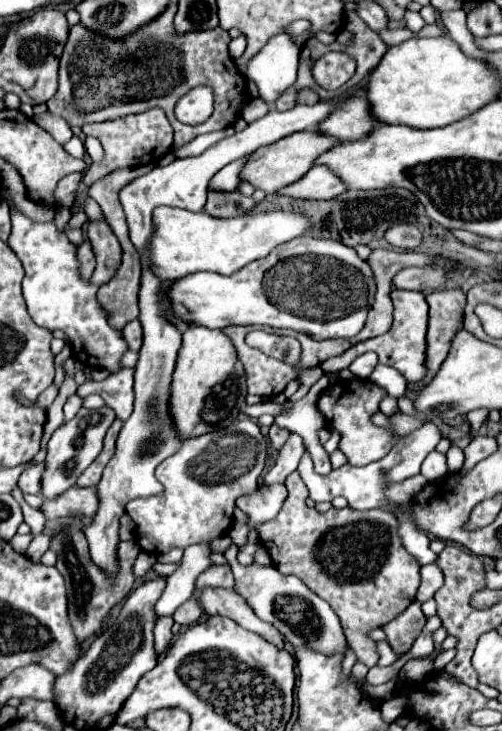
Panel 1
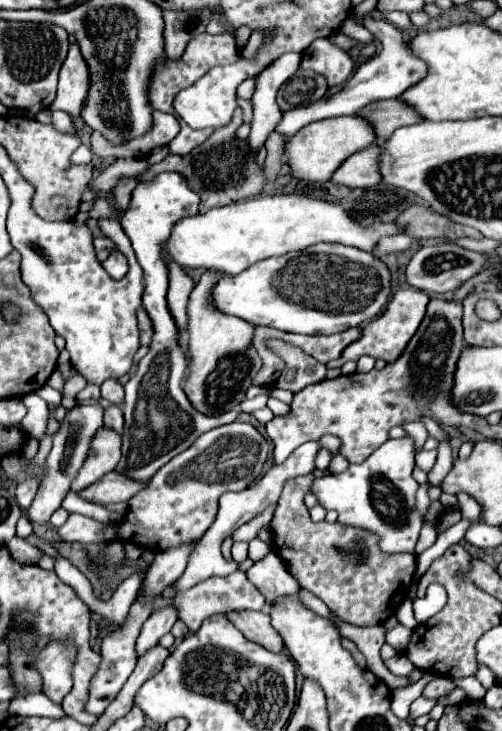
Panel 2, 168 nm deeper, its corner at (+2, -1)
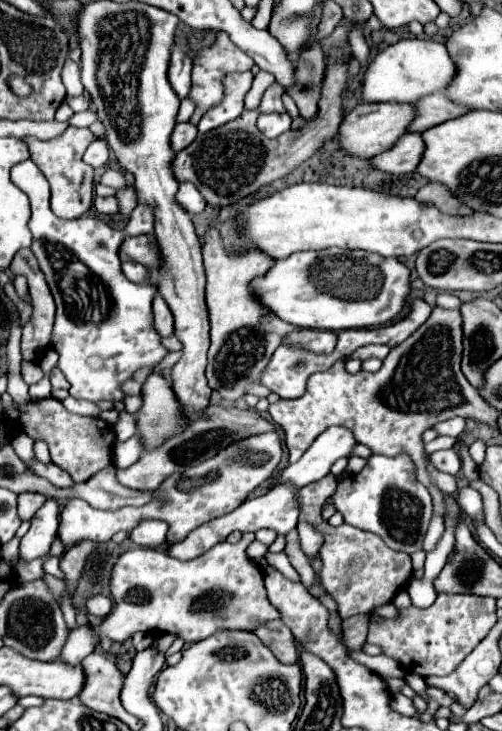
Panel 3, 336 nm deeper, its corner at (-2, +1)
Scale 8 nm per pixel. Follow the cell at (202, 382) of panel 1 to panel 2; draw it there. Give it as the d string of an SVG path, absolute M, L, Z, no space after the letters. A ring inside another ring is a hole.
M204 269L198 285L188 301L188 335L190 335L190 367L184 381L184 393L202 413L226 413L240 405L246 389L252 385L262 367L260 355L252 347L254 325L240 317L226 315L212 305L212 289L224 277L216 269Z

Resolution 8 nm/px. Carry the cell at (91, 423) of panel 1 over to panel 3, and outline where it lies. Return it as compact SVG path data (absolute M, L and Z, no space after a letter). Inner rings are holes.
M46 499L32 519L30 531L20 541L20 557L24 561L38 559L50 551L50 543L56 537L60 505L56 499Z

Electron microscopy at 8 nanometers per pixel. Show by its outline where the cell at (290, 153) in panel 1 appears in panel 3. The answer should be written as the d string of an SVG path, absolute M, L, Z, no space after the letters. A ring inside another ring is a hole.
M360 103L352 111L348 111L338 127L338 143L344 155L372 159L374 155L390 149L400 135L406 133L406 127L414 119L412 105L400 103Z

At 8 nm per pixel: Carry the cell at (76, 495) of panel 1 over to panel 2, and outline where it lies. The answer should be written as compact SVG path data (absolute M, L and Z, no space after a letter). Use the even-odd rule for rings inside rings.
M110 471L106 473L106 477L100 477L94 485L90 485L90 489L84 489L80 497L98 505L108 505L108 503L128 501L144 487L146 483L142 481L134 481L132 477L126 477L118 471Z

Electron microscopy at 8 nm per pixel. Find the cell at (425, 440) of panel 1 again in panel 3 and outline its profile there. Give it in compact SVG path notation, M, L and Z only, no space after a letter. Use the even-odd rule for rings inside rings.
M370 455L360 473L346 475L338 481L332 501L348 525L376 533L390 549L404 553L422 549L422 539L432 515L432 497L430 491L418 483L414 463L408 455Z

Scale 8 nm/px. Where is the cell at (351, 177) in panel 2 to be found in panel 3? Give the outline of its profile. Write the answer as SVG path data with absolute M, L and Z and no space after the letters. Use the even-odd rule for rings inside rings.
M406 133L390 151L384 151L382 155L376 155L376 159L370 159L372 169L392 173L392 175L404 175L412 173L416 165L420 163L424 151L424 143L420 133Z

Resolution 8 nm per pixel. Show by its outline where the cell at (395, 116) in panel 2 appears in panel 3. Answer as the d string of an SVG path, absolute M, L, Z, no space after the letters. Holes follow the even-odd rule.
M444 93L428 95L426 99L420 99L418 103L414 103L414 107L418 107L418 115L414 115L414 123L410 123L410 133L414 131L422 133L438 123L444 123L448 119L454 119L466 113L466 107L448 101Z

